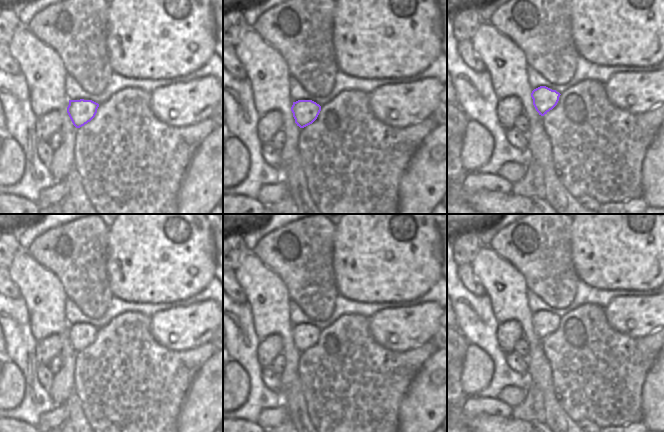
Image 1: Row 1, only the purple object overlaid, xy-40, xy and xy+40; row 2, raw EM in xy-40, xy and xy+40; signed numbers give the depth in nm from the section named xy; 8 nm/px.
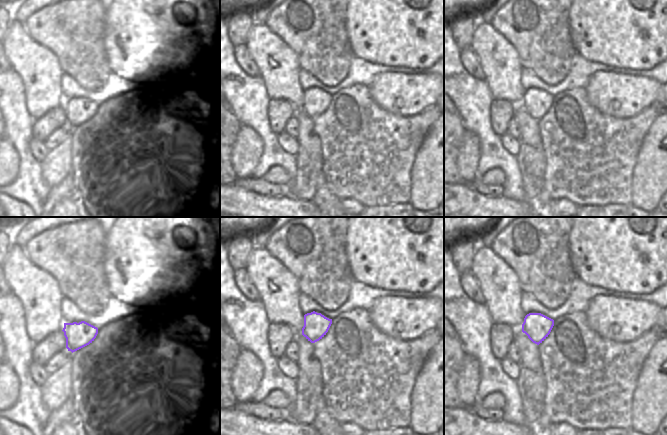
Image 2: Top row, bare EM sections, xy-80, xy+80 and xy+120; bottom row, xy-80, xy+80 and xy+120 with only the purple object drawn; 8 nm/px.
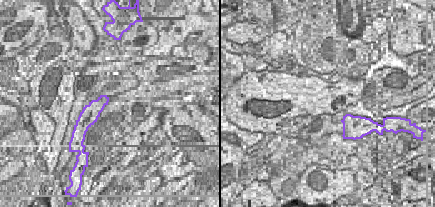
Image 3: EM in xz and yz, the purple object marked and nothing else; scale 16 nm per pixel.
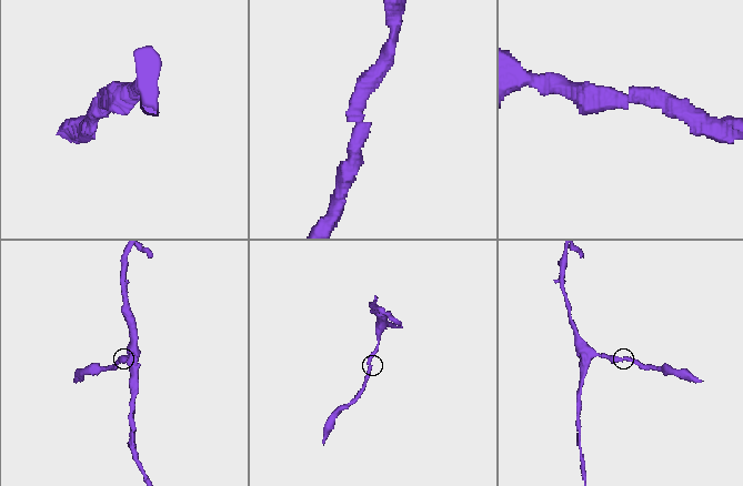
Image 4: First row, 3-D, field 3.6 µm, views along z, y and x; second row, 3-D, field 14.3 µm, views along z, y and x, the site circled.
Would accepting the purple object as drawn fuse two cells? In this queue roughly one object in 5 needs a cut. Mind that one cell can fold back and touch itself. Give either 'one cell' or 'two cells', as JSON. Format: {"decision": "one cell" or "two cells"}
{"decision": "one cell"}

